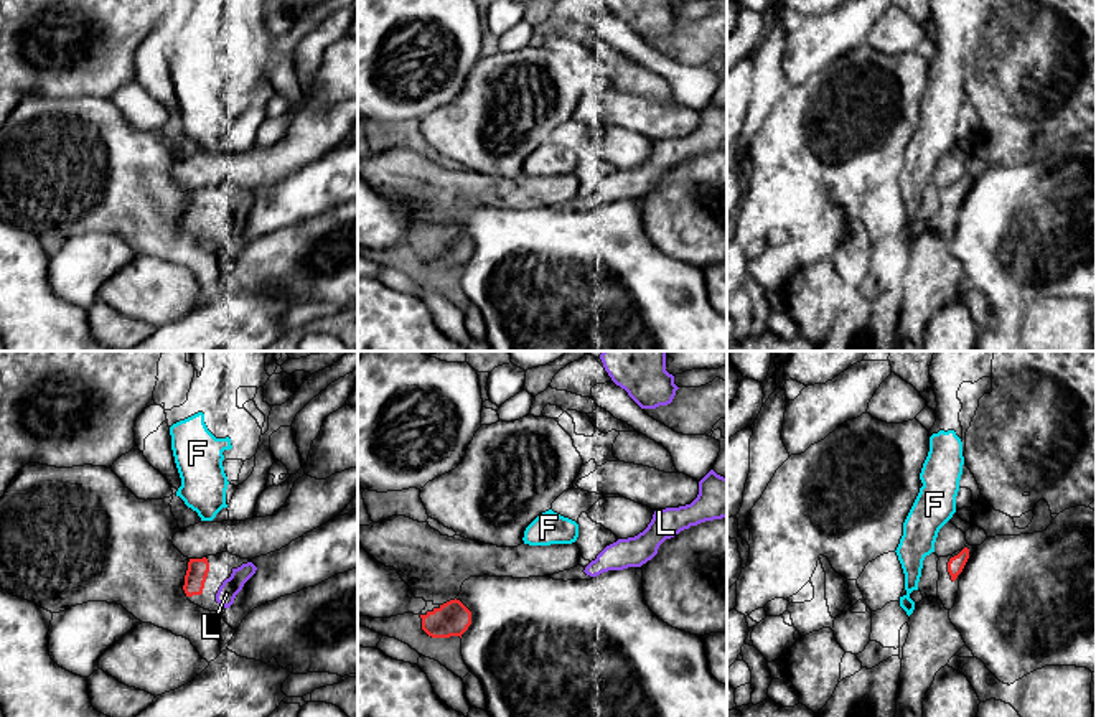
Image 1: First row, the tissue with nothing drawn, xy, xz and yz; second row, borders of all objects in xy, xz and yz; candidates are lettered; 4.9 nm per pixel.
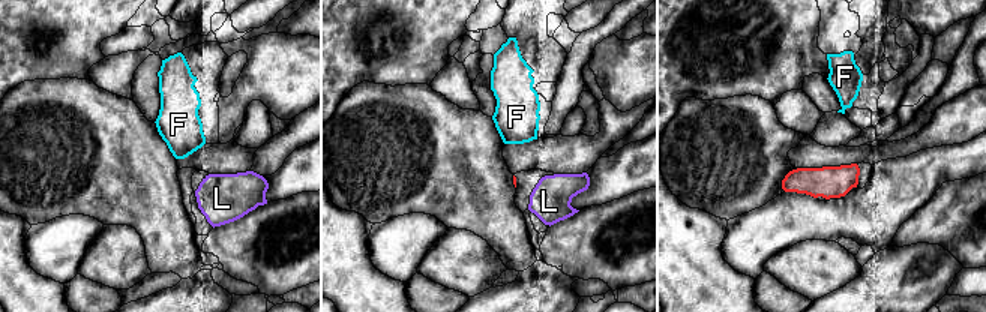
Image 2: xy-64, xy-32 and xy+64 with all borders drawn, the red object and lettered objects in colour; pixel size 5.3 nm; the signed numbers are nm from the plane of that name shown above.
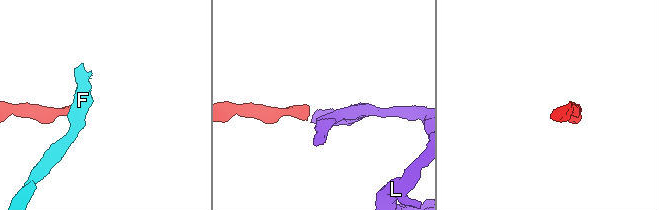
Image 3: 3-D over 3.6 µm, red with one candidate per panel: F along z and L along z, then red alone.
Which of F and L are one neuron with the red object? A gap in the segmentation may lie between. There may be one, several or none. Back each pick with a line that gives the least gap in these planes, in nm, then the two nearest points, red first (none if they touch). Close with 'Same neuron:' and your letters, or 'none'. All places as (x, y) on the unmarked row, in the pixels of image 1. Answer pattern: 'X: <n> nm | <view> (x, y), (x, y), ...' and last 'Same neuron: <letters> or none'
L: 70 nm | xy (203, 218), (216, 224)
Same neuron: L

